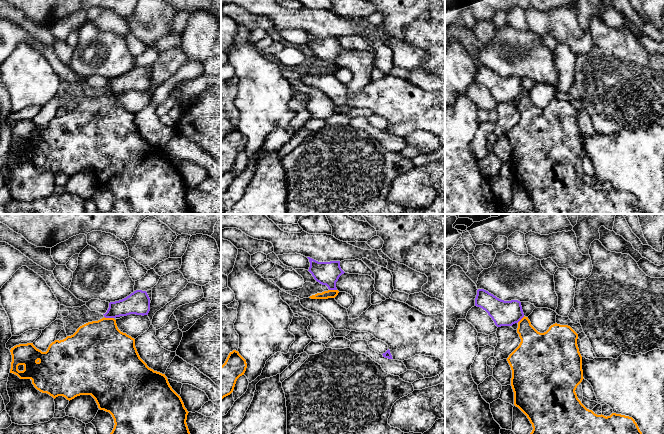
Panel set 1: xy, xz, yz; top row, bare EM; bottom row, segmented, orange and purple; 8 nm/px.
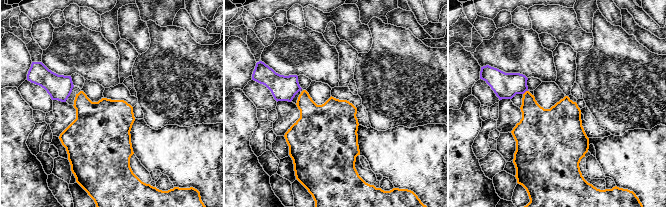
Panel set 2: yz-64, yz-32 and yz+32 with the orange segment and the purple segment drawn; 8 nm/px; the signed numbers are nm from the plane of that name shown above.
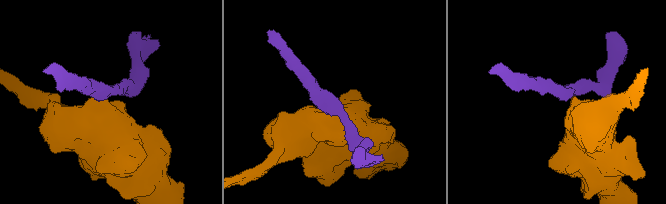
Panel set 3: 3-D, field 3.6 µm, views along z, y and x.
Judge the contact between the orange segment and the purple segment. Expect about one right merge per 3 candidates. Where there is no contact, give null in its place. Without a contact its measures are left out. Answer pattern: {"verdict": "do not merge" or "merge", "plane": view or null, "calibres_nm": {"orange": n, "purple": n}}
{"verdict": "do not merge", "plane": "xy", "calibres_nm": {"orange": 440, "purple": 180}}

